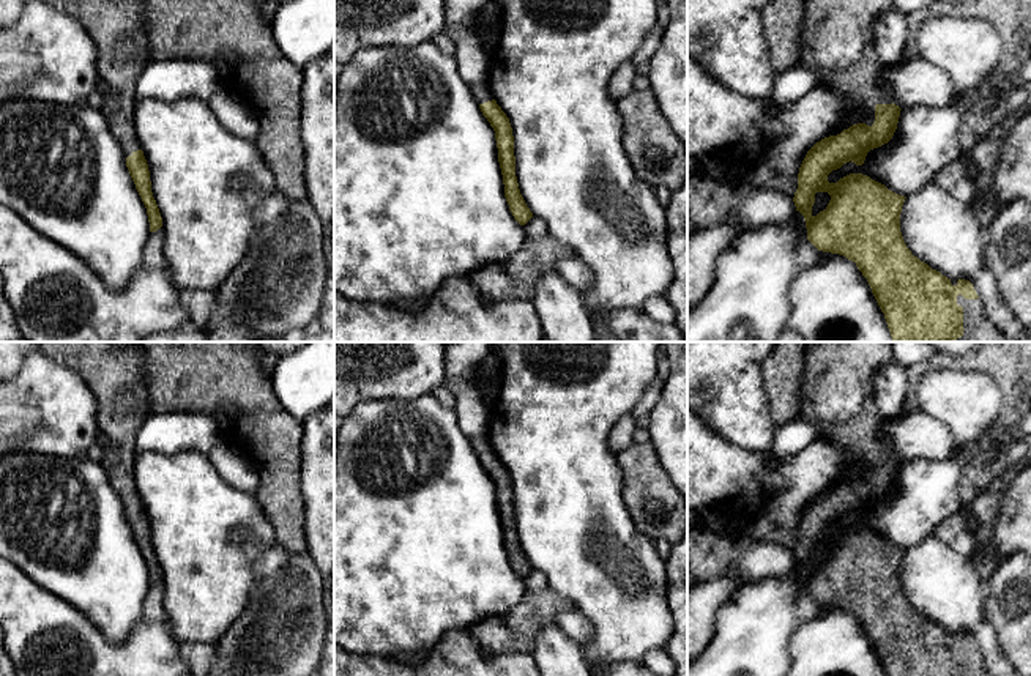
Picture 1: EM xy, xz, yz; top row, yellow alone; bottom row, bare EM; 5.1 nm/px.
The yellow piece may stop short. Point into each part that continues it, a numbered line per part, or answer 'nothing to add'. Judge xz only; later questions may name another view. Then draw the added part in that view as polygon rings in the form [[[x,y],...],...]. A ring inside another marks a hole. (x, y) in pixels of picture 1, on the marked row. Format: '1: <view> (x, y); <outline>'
1: xz (481, 92); [[[487,82],[471,84],[470,88],[471,88],[471,95],[473,95],[478,106],[493,99],[493,95],[492,95]]]

